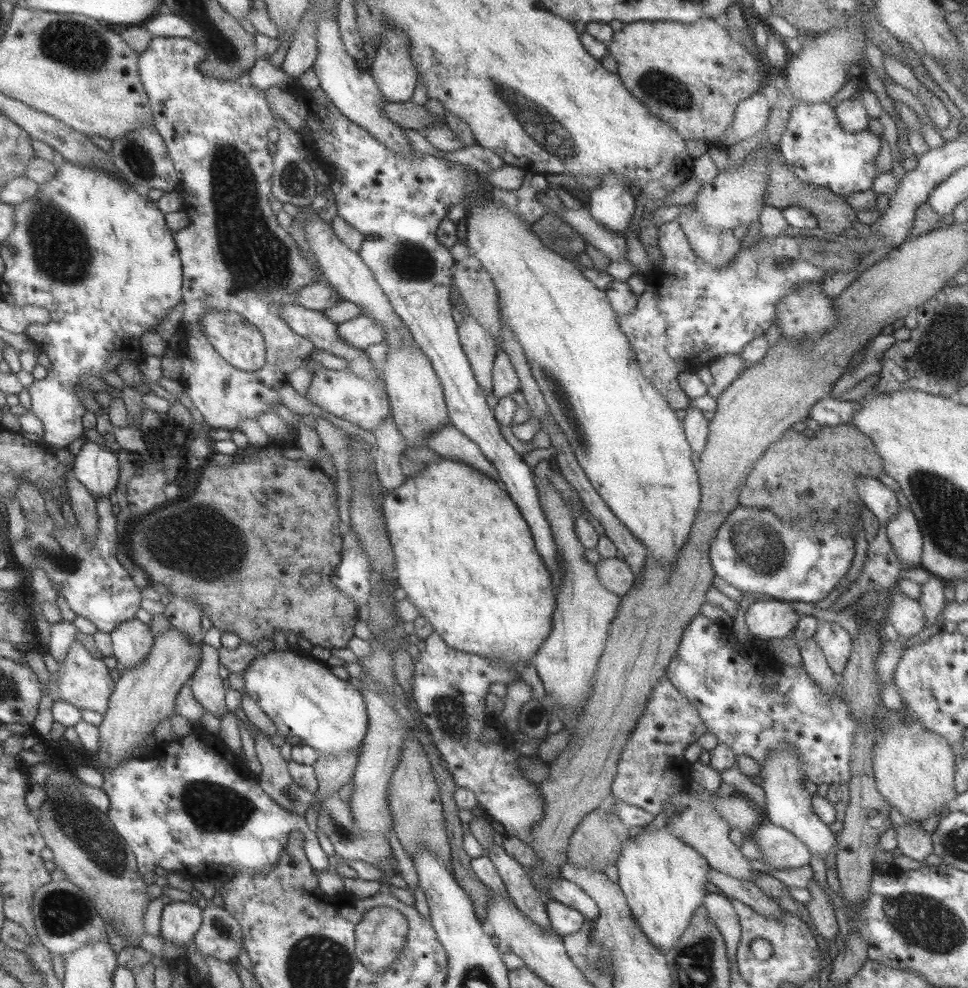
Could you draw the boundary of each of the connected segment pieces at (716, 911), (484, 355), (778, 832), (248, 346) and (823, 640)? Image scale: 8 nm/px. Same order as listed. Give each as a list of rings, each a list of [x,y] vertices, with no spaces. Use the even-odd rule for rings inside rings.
[[[708,892],[703,903],[724,938],[729,965],[734,965],[734,961],[737,961],[738,945],[740,945],[741,926],[731,899],[722,893]]]
[[[471,314],[468,319],[462,319],[459,337],[478,384],[486,395],[493,393],[492,365],[497,356],[497,343]]]
[[[768,820],[753,830],[752,837],[758,845],[761,860],[770,868],[802,868],[812,858],[810,849],[795,834]]]
[[[211,308],[209,312],[203,314],[201,318],[203,332],[209,342],[217,350],[217,353],[243,371],[254,372],[262,368],[265,364],[265,340],[259,328],[231,310],[215,310]]]
[[[834,621],[819,623],[813,637],[827,656],[827,663],[830,668],[840,676],[851,653],[853,640],[848,631]]]

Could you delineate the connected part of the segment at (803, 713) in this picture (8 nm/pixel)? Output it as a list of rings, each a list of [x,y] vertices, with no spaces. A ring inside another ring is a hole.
[[[700,614],[683,633],[680,648],[667,666],[665,676],[685,693],[708,732],[716,735],[720,744],[730,746],[737,756],[745,754],[754,758],[758,764],[763,764],[779,748],[797,748],[799,762],[812,788],[820,784],[849,783],[853,775],[851,760],[858,722],[854,722],[845,694],[831,697],[810,676],[806,667],[791,667],[780,663],[772,654],[763,655],[767,655],[767,652],[762,654],[760,647],[755,645],[755,638],[747,645],[742,644],[734,636],[732,626],[716,624]],[[769,670],[777,674],[777,683],[773,689],[767,689],[763,683],[763,676]]]

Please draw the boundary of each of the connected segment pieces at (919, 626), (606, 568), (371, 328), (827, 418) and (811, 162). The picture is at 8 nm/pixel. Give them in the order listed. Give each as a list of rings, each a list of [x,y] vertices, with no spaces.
[[[904,593],[894,596],[889,608],[889,622],[899,635],[911,638],[926,628],[927,618],[919,600],[909,598]]]
[[[618,557],[602,558],[595,564],[595,567],[600,584],[619,598],[631,591],[635,584],[635,574],[630,565]]]
[[[365,314],[337,324],[337,332],[349,346],[360,350],[366,350],[370,344],[385,342],[387,335],[379,322]]]
[[[830,396],[817,401],[808,417],[816,420],[822,427],[838,426],[850,423],[860,407],[855,401],[833,399]]]
[[[794,101],[786,132],[781,136],[779,152],[790,172],[802,182],[828,188],[846,198],[874,186],[874,179],[879,175],[876,157],[880,154],[882,142],[881,137],[867,128],[858,132],[846,130],[834,110],[826,102],[806,104]]]

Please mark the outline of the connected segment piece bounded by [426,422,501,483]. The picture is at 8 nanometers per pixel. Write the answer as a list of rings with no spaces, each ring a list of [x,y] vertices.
[[[451,422],[427,438],[427,448],[435,450],[444,459],[464,463],[482,472],[482,475],[501,483],[496,467],[482,454],[471,438],[458,430]]]

